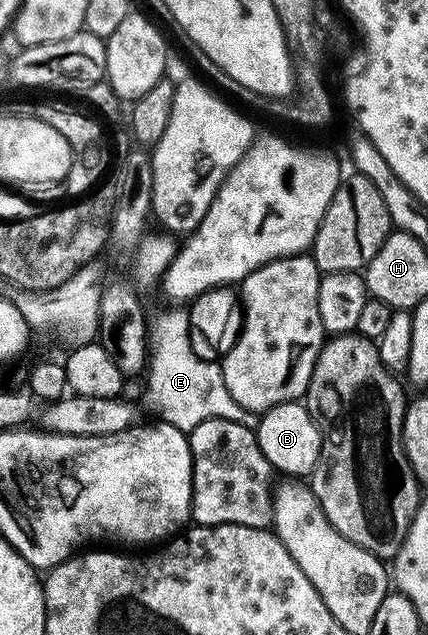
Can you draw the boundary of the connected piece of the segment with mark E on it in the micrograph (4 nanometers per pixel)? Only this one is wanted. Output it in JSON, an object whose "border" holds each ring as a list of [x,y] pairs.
{"border":[[[188,311],[167,312],[154,323],[152,321],[147,339],[152,354],[149,358],[149,376],[143,398],[160,413],[159,416],[164,421],[186,434],[207,419],[233,420],[245,427],[258,429],[260,415],[256,411],[241,408],[233,396],[230,396],[225,386],[222,365],[209,358],[198,358],[193,350]]]}

